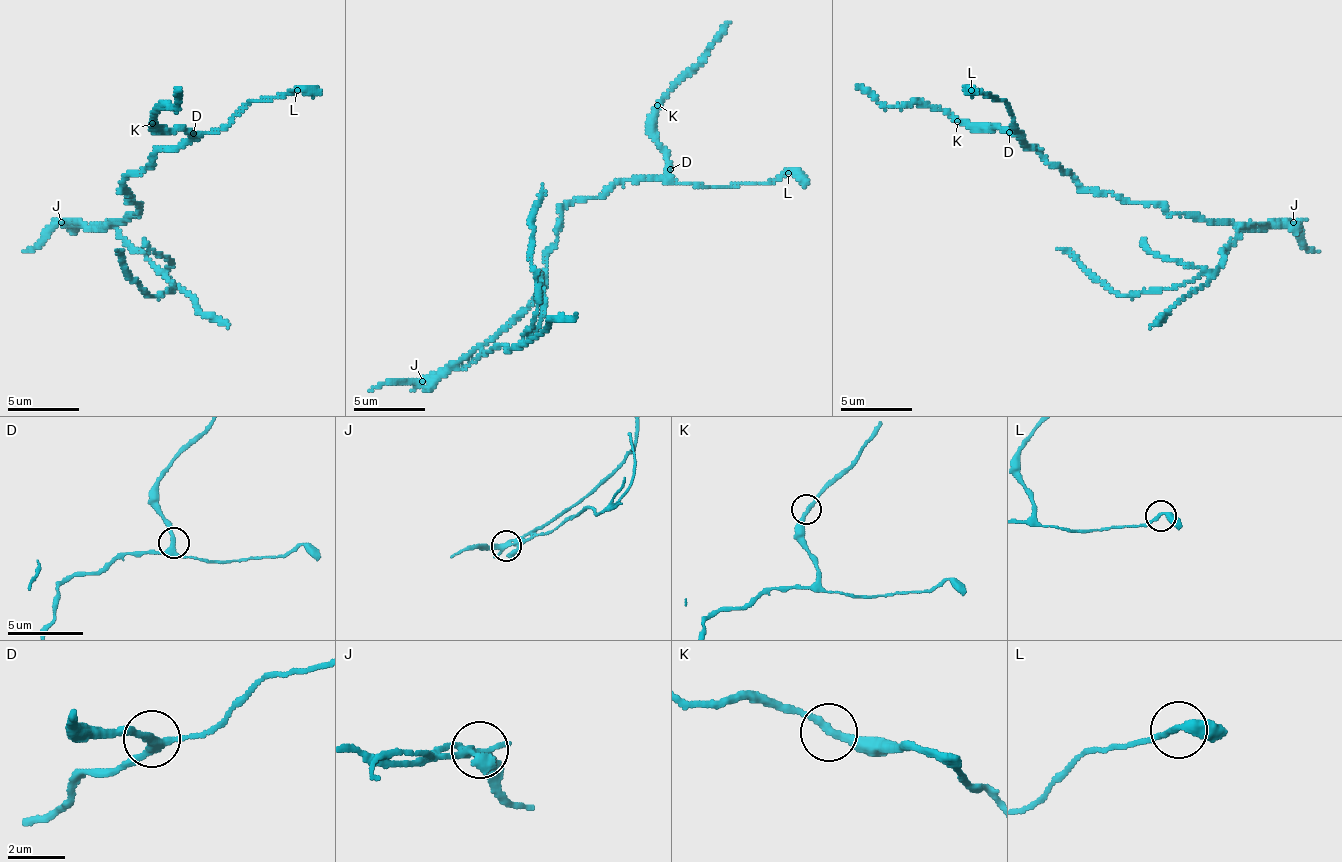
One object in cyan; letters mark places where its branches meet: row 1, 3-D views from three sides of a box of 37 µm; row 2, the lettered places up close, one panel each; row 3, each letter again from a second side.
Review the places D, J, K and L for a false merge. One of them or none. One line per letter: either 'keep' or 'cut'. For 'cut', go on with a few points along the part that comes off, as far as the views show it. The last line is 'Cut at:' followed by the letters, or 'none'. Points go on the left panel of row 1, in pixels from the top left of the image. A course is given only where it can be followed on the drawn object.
D: keep
J: cut; course (62, 223), (110, 223), (134, 249), (159, 267), (174, 288), (149, 296), (116, 250)
K: keep
L: keep
Cut at: J

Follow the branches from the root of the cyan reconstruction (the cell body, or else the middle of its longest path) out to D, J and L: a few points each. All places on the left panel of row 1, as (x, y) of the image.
D: (137, 203), (127, 203), (130, 193), (123, 193), (128, 175), (141, 175), (158, 150), (178, 151), (193, 133)
J: (137, 203), (142, 203), (138, 213), (127, 213), (123, 220), (110, 220), (103, 227), (62, 223)
L: (137, 203), (127, 203), (122, 186), (158, 150), (219, 133), (252, 101), (297, 90)

